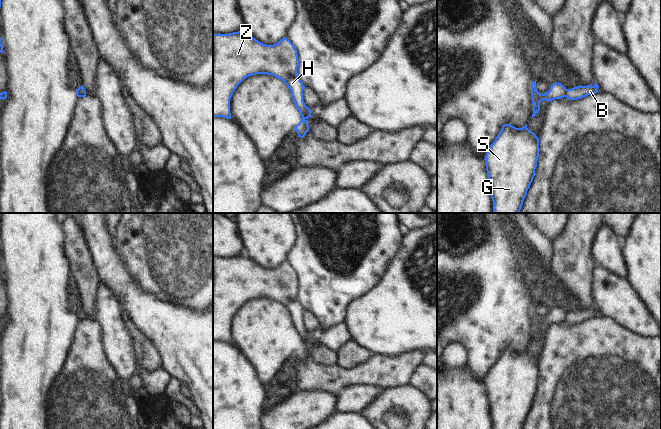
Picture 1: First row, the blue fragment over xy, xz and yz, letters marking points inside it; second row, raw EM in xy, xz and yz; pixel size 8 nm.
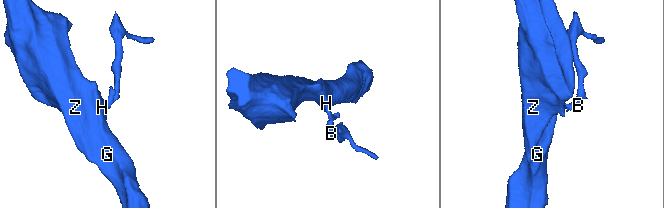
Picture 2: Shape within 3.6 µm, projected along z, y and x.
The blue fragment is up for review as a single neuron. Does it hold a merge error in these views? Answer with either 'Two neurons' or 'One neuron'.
Two neurons

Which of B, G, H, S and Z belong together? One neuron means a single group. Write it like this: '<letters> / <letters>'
B / G H S Z

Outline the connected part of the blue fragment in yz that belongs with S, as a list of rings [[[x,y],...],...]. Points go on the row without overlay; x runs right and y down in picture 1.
[[[504,348],[484,382],[491,410],[493,429],[523,429],[527,415],[535,400],[539,381],[539,362],[527,352]]]

